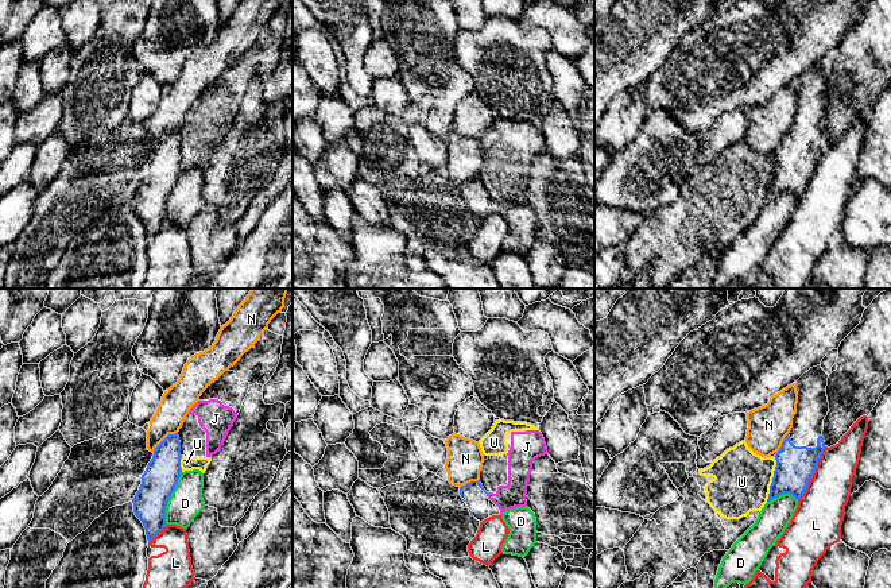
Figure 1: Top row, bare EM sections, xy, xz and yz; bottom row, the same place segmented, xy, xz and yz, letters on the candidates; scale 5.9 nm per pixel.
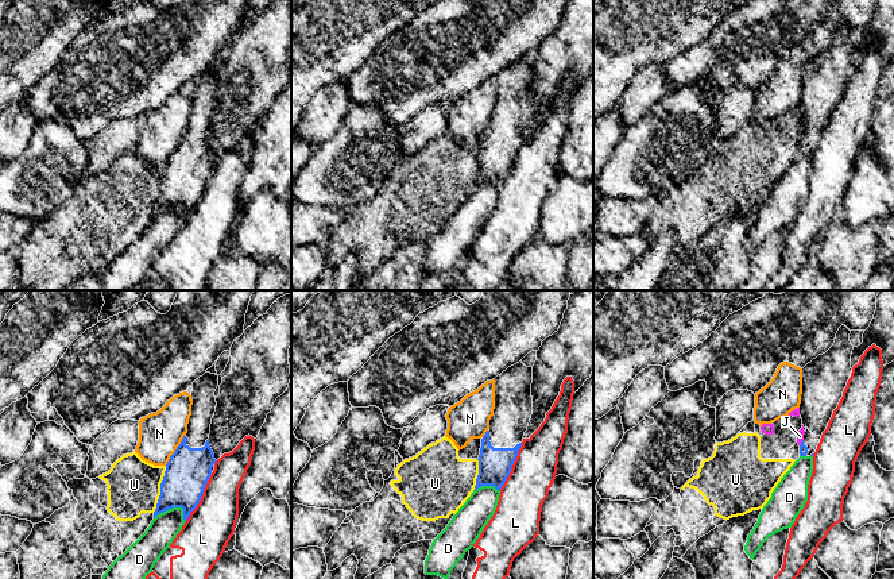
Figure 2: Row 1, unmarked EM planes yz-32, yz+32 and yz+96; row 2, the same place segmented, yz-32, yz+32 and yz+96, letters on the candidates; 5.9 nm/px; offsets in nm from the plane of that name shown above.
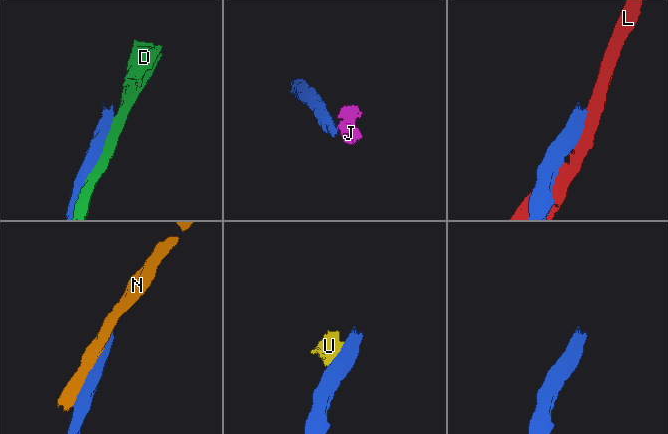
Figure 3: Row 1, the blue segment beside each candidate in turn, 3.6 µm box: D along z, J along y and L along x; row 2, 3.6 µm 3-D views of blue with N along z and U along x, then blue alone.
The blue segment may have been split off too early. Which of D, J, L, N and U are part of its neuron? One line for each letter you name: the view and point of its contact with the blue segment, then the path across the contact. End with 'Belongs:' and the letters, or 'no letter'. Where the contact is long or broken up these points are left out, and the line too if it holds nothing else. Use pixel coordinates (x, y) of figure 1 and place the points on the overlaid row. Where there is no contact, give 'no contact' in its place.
Belongs: no letter

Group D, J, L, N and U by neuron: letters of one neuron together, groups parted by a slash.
D J U / L / N

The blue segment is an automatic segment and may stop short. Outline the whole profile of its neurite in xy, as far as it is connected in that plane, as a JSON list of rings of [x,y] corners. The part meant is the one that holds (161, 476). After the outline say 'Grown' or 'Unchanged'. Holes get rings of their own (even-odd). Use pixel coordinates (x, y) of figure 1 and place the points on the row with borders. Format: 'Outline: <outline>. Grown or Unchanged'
Outline: [[[178,433],[168,434],[154,450],[142,475],[133,512],[142,521],[147,541],[152,541],[166,526],[167,502],[181,476],[181,441]]]. Unchanged

